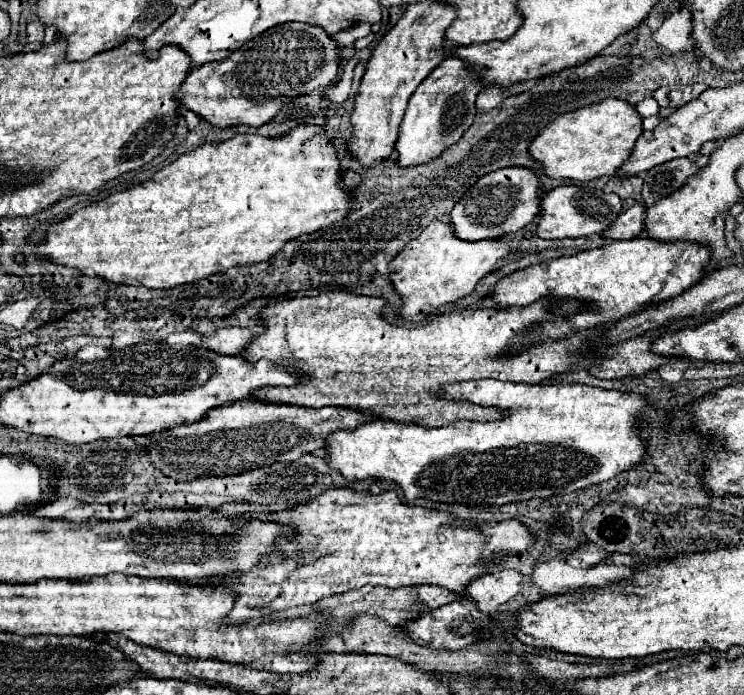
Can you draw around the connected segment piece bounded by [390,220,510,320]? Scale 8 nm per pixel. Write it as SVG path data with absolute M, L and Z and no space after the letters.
M432 220L430 226L390 262L390 280L404 304L400 314L408 320L428 320L442 304L456 302L474 292L476 284L510 254L510 244L496 240L466 242L454 234L452 224Z

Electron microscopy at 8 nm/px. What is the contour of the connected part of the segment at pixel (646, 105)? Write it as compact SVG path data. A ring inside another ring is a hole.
M650 96L650 98L644 98L644 100L636 106L636 110L638 110L642 116L652 116L652 114L658 114L660 106L658 106L658 102Z

